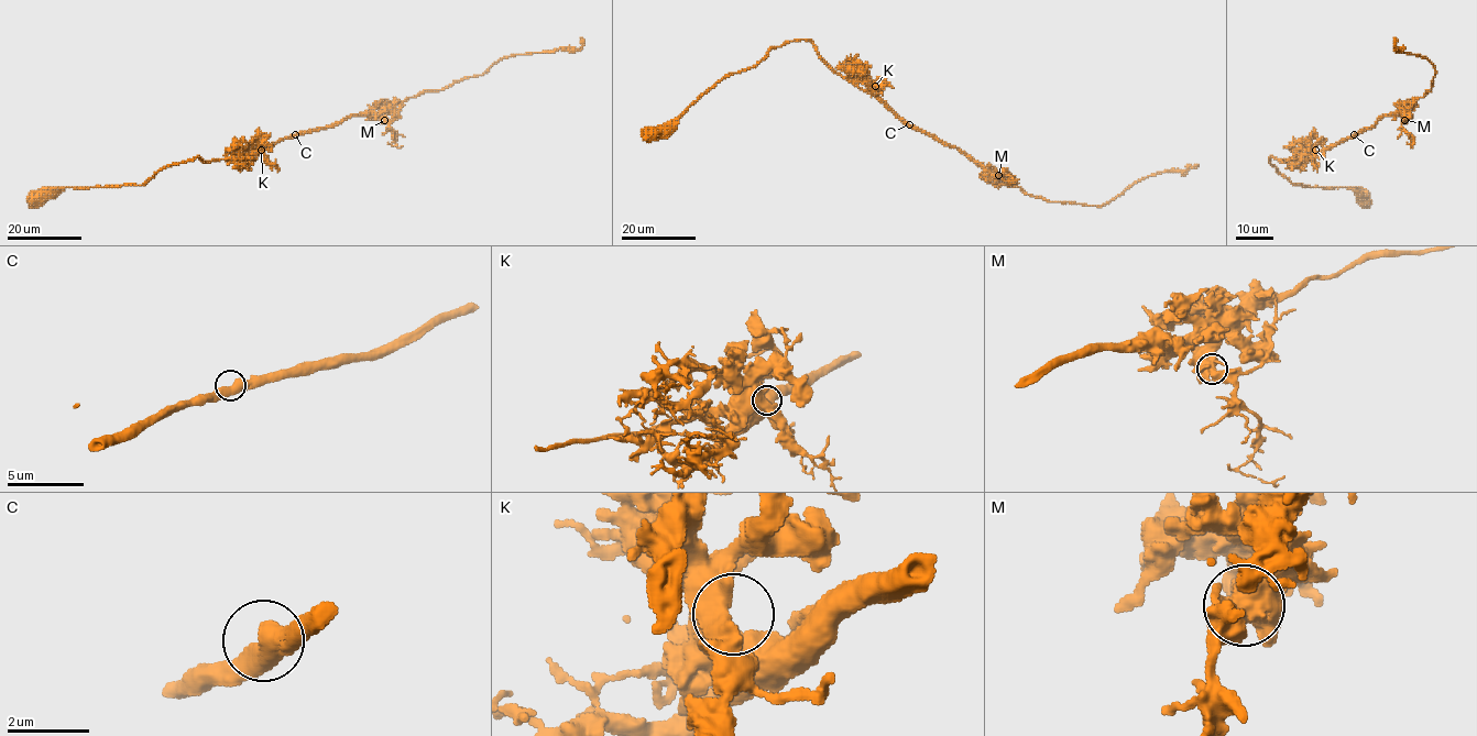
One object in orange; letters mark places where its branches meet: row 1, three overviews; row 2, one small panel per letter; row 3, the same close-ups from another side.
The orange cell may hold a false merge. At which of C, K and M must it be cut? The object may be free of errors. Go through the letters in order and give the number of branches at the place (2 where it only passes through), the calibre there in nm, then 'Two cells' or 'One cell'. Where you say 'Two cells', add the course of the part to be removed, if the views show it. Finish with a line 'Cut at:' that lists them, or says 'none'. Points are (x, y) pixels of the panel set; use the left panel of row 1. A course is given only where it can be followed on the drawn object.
C: Branches: 2. Thickness 550 nm. One cell
K: Branches: 2. Thickness 600 nm. One cell
M: Branches: 3. Thickness 600 nm. Two cells. Course of the part to remove: (384, 119), (395, 132), (391, 144), (402, 145)
Cut at: M

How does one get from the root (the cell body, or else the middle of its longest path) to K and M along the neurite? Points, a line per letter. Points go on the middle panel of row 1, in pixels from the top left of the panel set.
K: (910, 127), (877, 95), (872, 86), (875, 86)
M: (910, 127), (956, 147), (995, 177), (998, 175)

